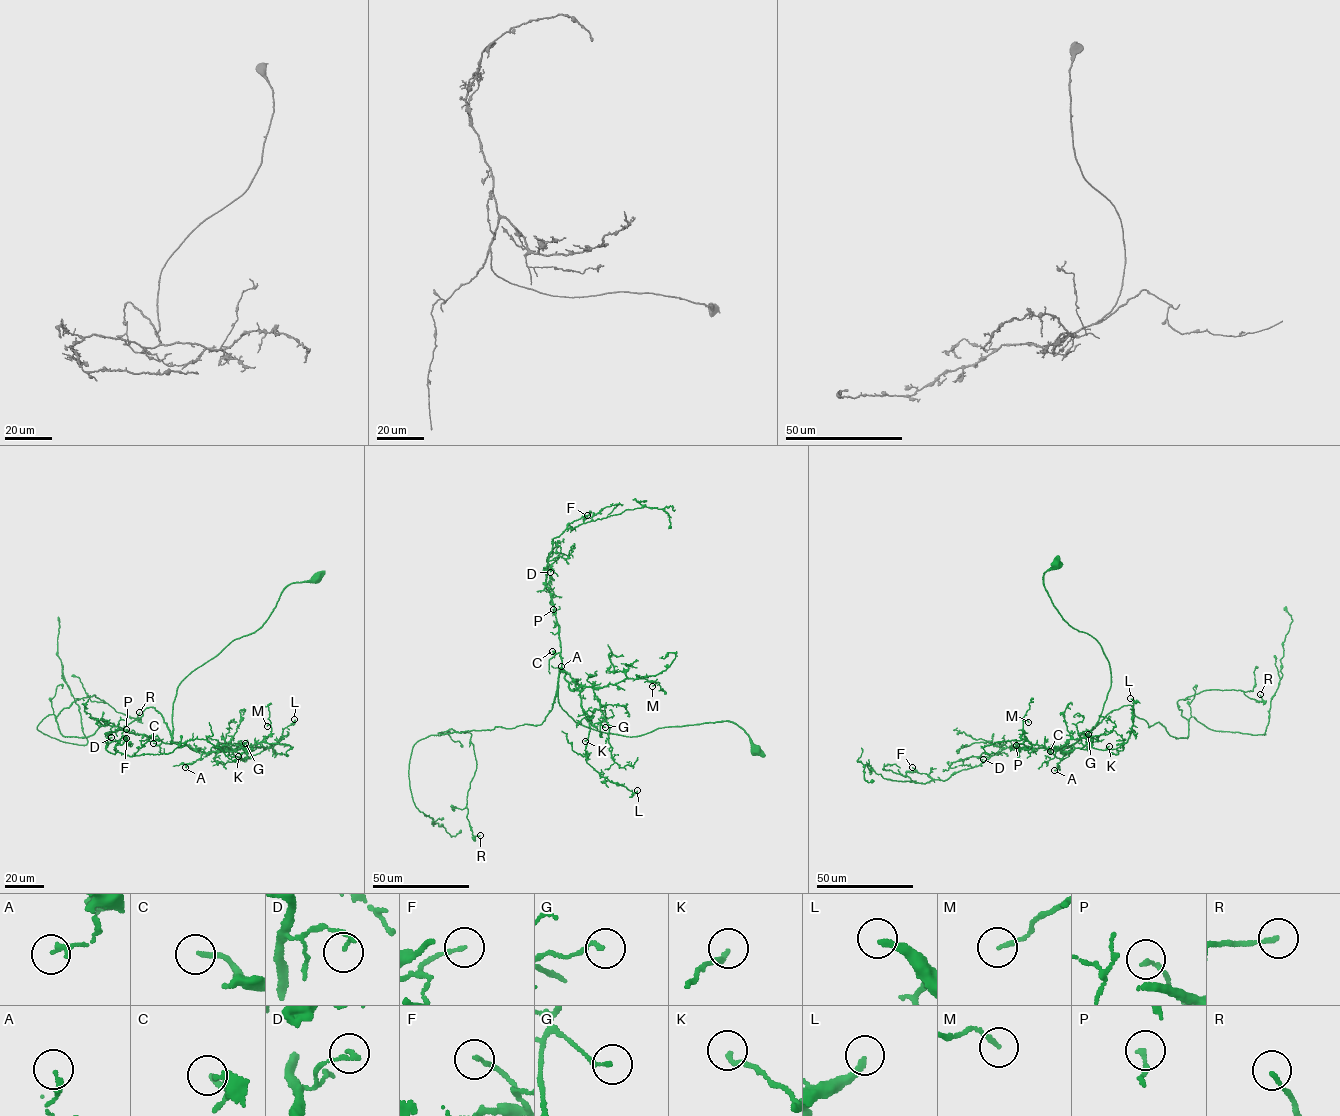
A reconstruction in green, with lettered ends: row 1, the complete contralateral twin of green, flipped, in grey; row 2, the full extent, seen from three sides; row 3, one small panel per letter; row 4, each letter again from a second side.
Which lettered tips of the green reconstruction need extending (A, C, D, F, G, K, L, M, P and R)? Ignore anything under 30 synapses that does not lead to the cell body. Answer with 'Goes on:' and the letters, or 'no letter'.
Goes on: C

